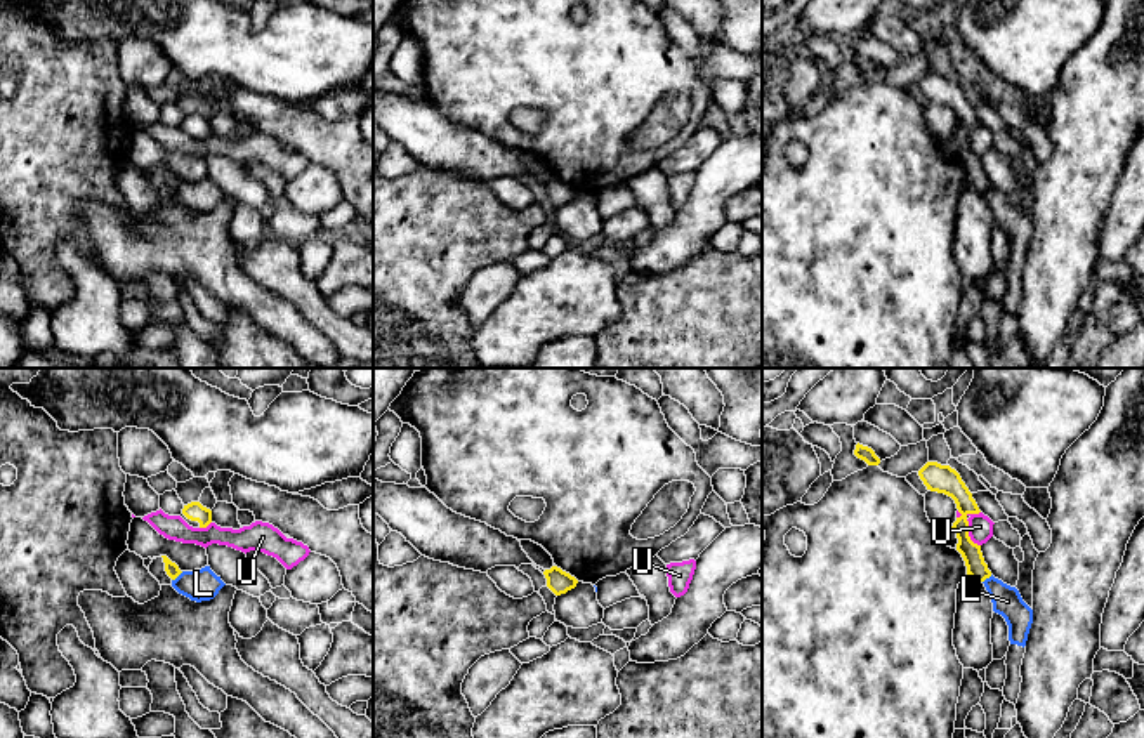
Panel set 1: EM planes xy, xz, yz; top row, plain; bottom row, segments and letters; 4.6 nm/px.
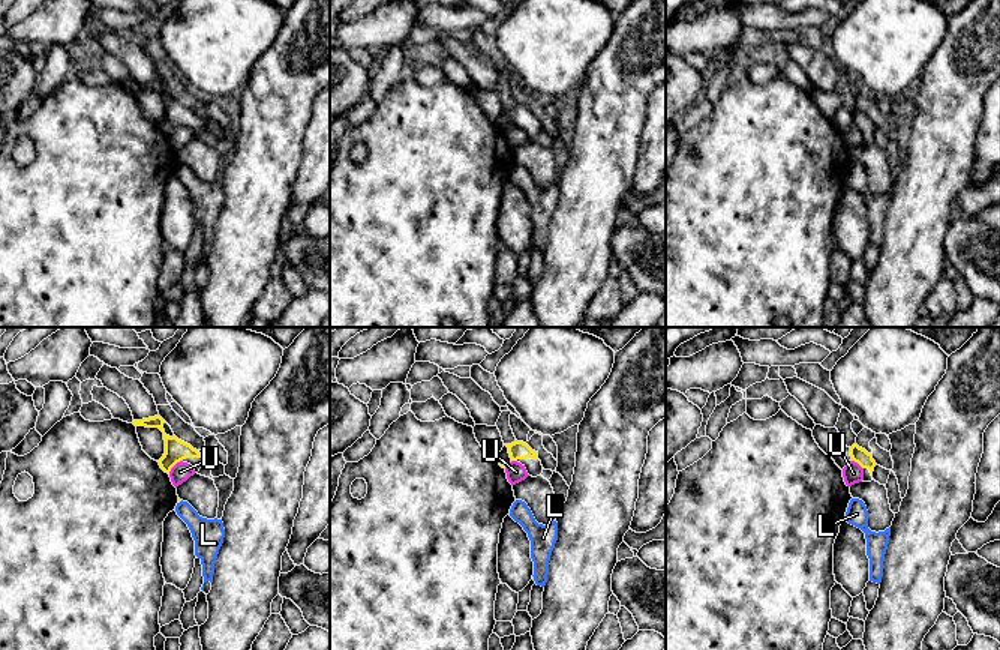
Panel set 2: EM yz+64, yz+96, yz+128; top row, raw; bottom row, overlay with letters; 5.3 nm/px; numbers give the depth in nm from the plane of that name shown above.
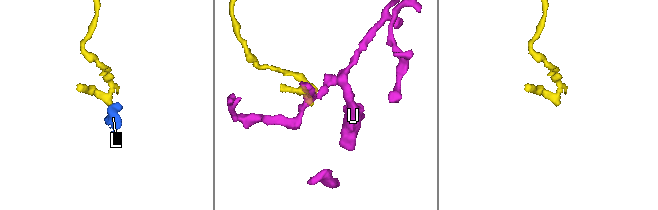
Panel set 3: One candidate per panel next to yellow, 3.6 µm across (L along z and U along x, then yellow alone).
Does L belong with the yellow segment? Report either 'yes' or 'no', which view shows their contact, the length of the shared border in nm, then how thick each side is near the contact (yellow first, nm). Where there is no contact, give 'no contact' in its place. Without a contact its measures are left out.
no | xy | 70 nm | 70/150 nm

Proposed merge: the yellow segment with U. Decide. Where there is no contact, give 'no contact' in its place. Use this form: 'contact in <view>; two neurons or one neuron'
contact in yz; two neurons

